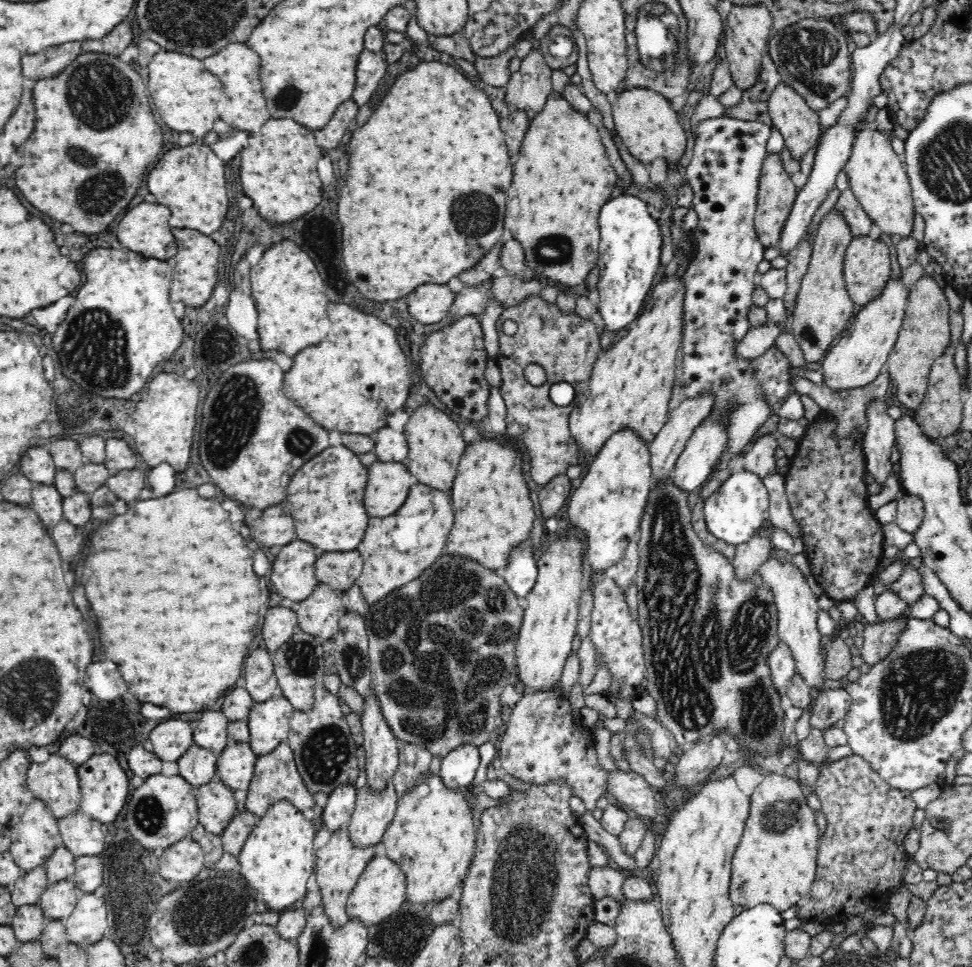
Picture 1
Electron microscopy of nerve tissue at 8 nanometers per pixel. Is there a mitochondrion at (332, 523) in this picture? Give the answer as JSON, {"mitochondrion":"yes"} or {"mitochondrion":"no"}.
{"mitochondrion":"no"}

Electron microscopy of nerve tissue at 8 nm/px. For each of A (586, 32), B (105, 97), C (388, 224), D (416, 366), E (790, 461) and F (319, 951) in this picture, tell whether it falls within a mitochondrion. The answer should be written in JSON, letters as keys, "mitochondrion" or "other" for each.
{"A":"other","B":"mitochondrion","C":"other","D":"other","E":"other","F":"mitochondrion"}

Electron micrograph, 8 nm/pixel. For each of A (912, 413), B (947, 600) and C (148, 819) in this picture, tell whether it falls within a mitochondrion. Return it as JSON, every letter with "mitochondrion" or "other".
{"A":"other","B":"other","C":"mitochondrion"}

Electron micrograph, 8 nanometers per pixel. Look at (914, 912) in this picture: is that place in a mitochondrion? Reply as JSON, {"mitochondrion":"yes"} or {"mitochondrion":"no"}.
{"mitochondrion":"no"}

